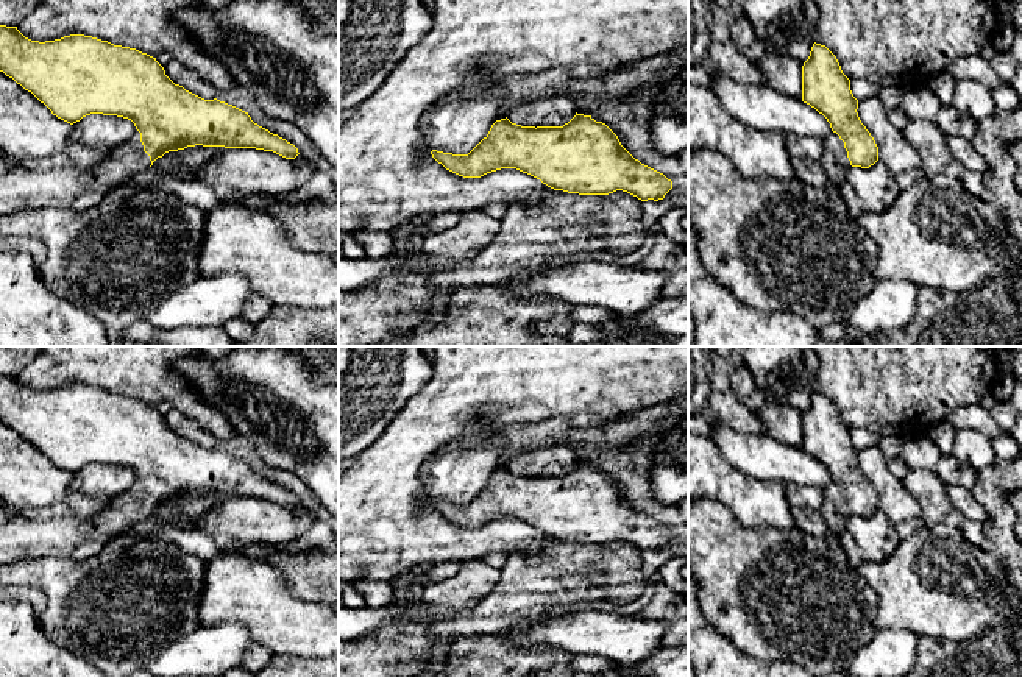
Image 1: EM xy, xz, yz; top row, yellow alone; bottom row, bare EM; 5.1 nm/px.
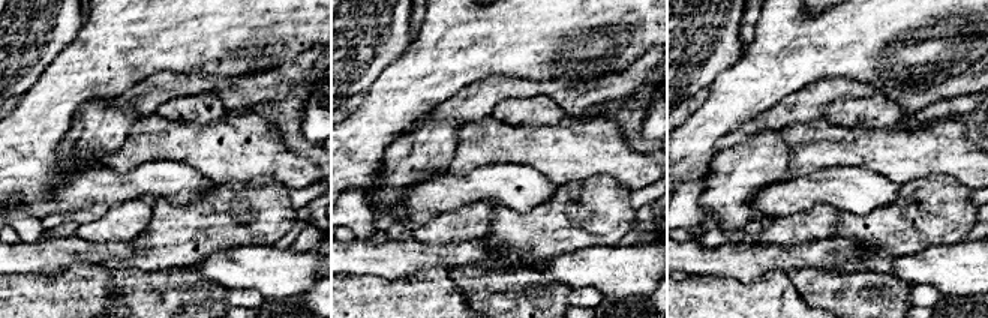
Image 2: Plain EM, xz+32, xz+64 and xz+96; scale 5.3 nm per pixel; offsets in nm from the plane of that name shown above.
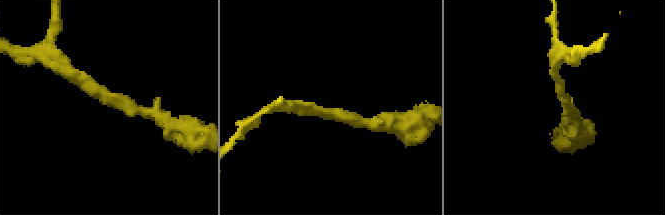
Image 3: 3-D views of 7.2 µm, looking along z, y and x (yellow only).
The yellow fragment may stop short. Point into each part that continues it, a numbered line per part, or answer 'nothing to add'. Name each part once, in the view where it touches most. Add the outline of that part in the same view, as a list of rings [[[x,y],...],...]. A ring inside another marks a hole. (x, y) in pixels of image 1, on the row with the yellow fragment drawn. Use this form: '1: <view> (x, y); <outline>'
1: xy (21, 187); [[[140,133],[112,150],[112,154],[95,170],[78,168],[30,170],[9,168],[0,175],[0,215],[31,207],[64,207],[83,211],[98,204],[103,197],[130,183],[151,165],[144,151]]]

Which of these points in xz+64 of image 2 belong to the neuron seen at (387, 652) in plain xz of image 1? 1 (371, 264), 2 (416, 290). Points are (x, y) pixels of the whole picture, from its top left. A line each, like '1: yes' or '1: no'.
1: no
2: yes

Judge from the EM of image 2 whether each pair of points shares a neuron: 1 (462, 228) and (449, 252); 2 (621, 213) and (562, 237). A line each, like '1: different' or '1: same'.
1: different
2: same

